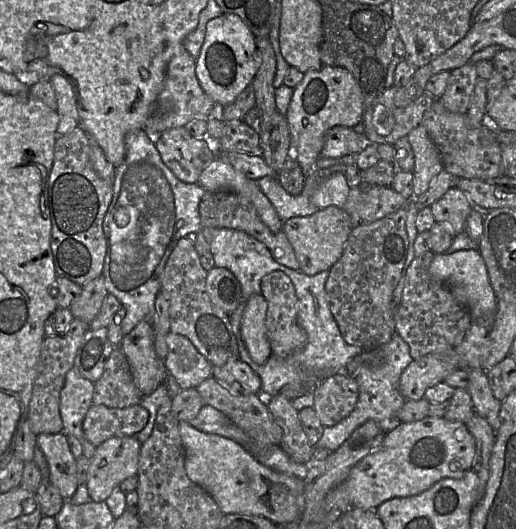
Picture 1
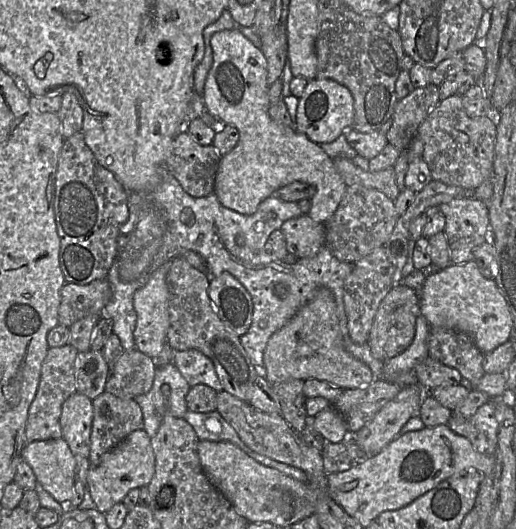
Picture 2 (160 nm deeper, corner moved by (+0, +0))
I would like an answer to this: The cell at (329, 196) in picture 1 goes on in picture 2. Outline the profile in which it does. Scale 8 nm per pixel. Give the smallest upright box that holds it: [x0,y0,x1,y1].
[204,27,348,225]

